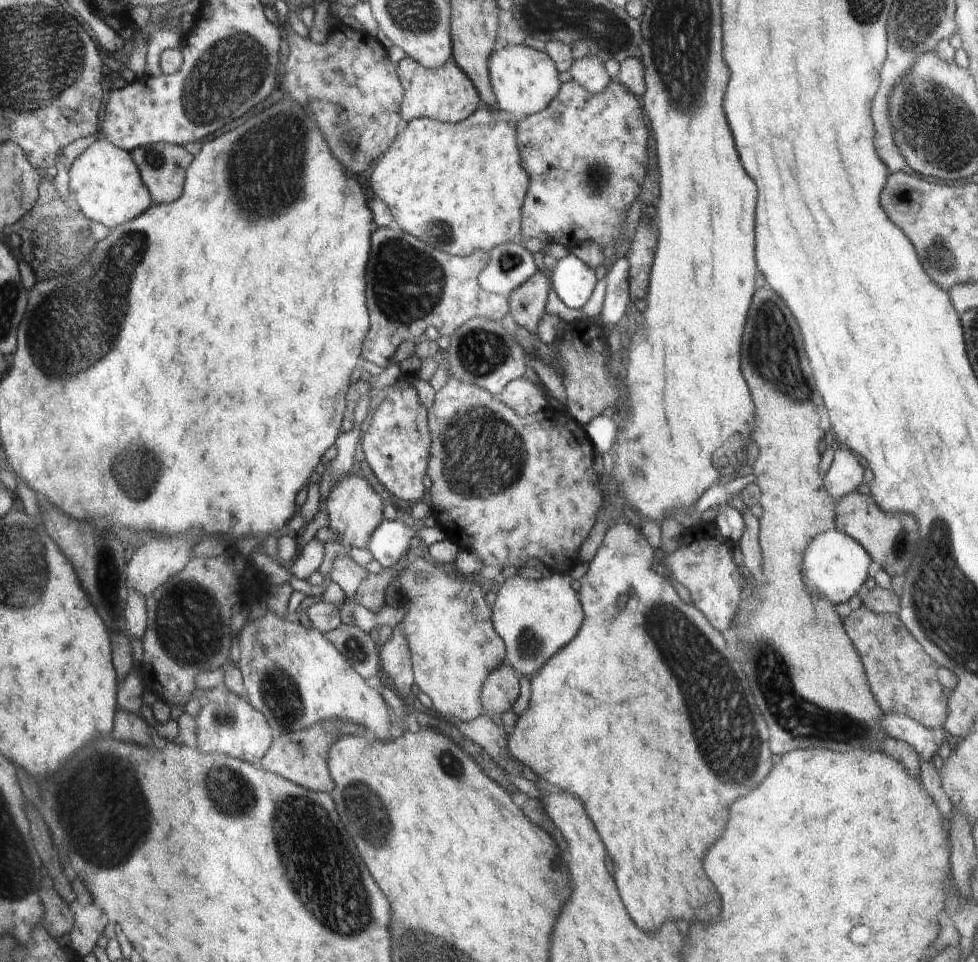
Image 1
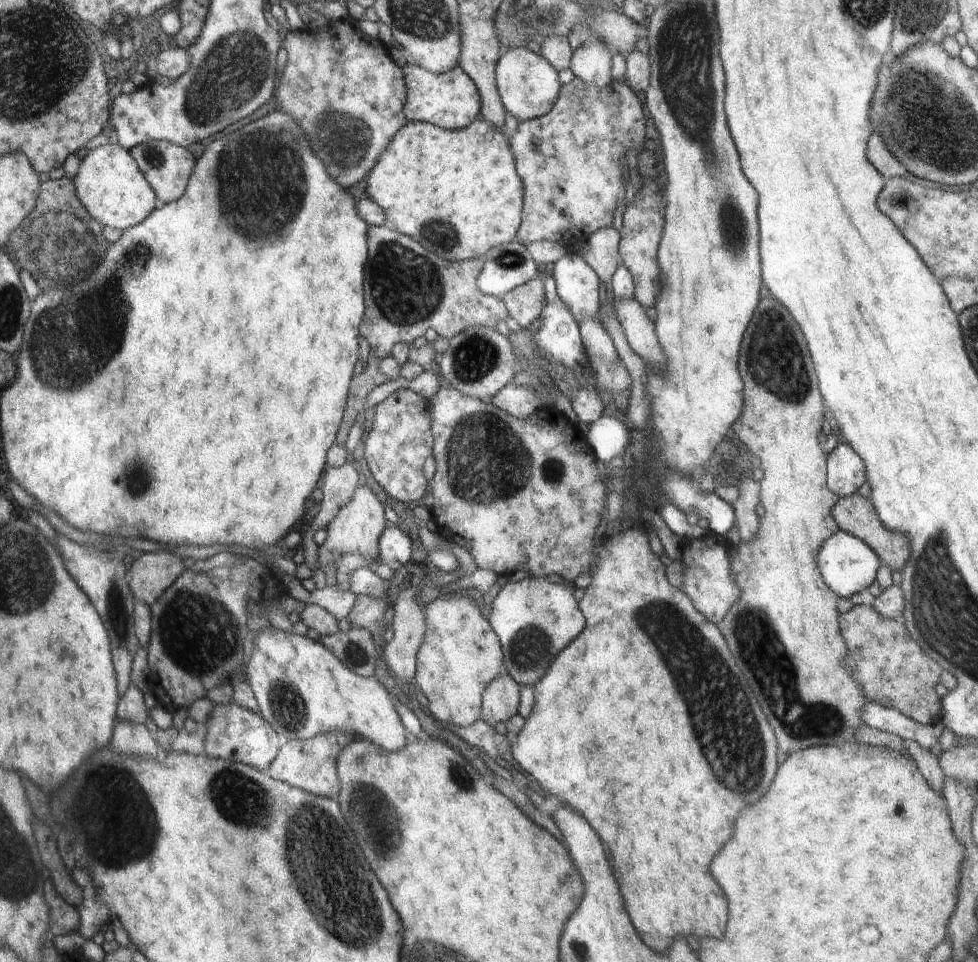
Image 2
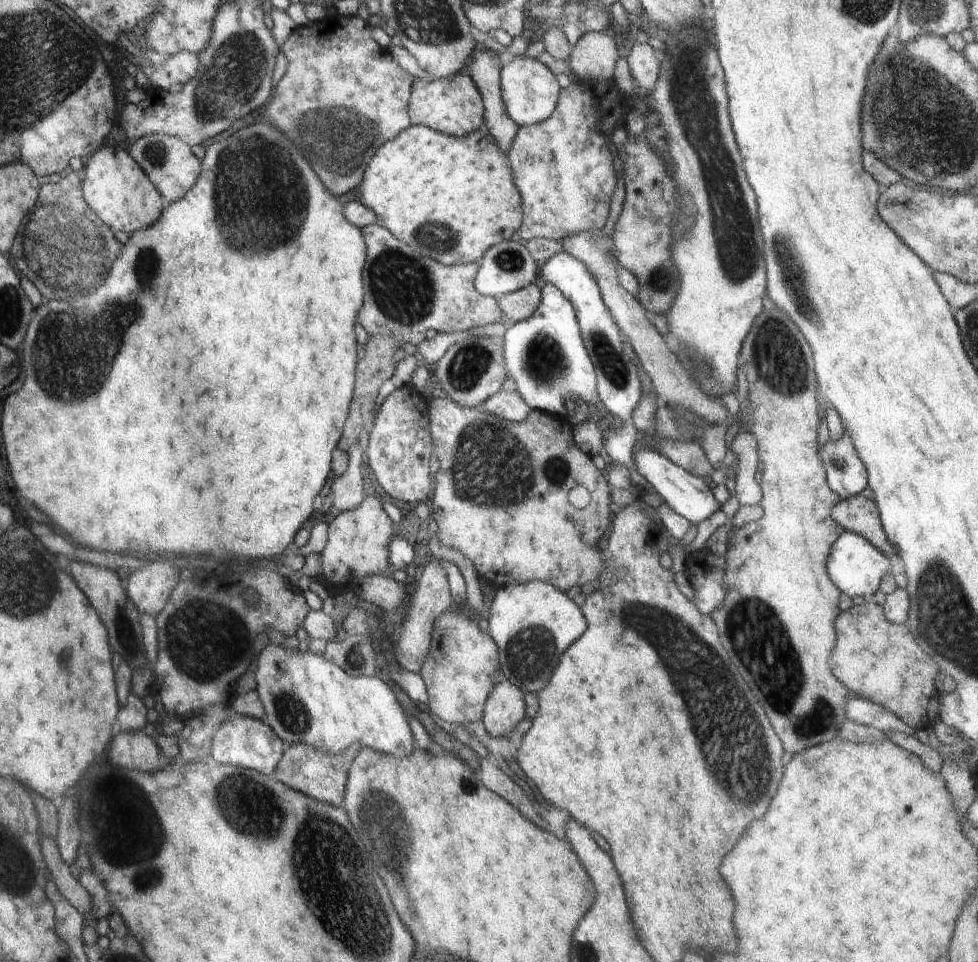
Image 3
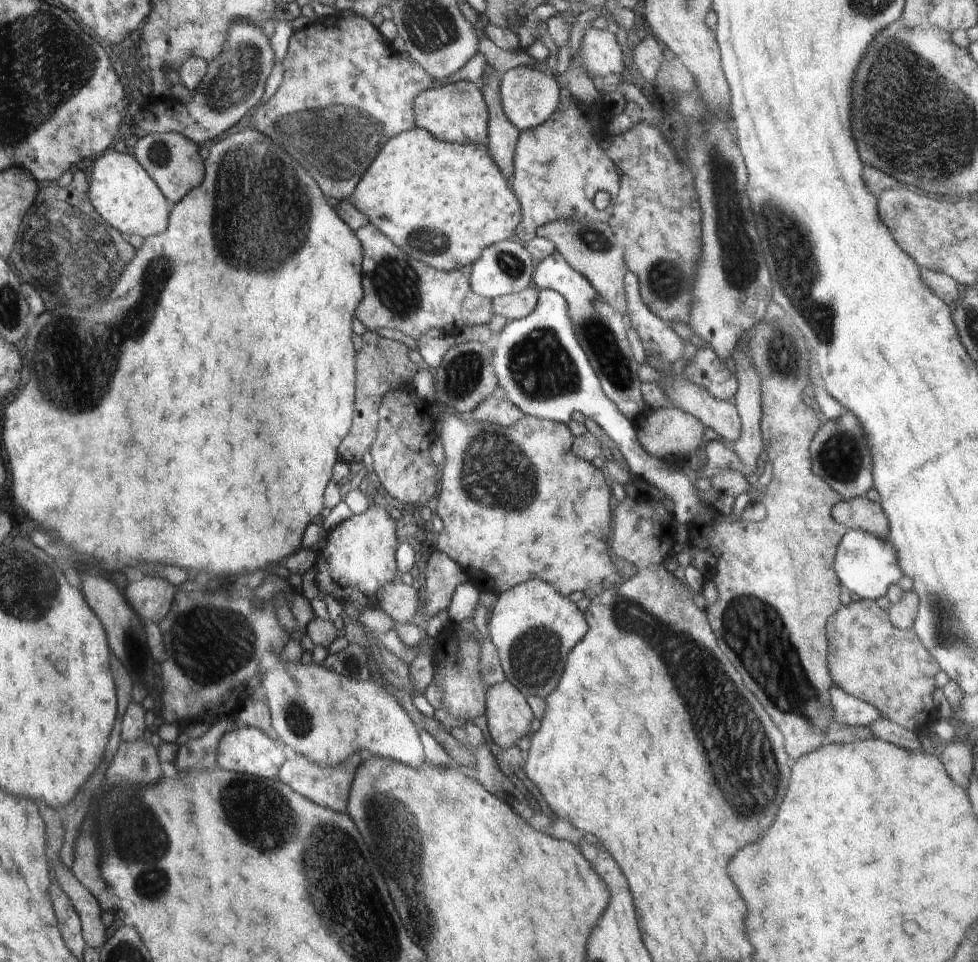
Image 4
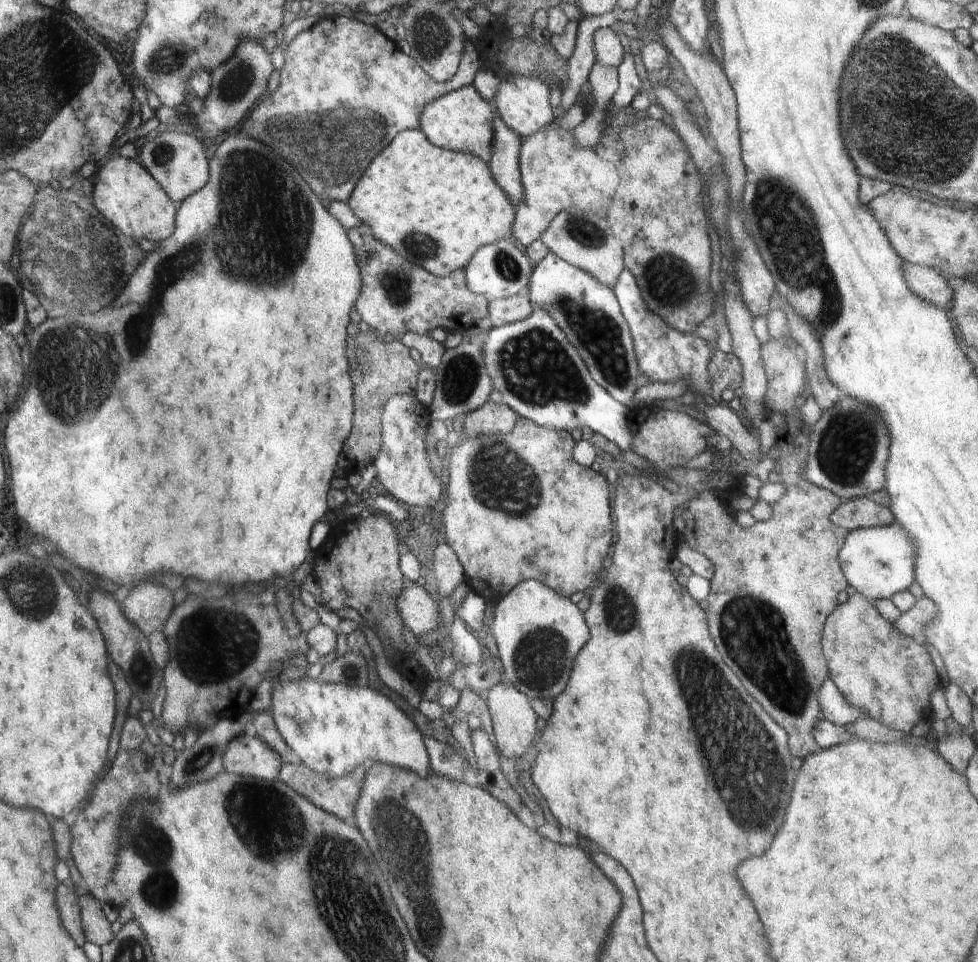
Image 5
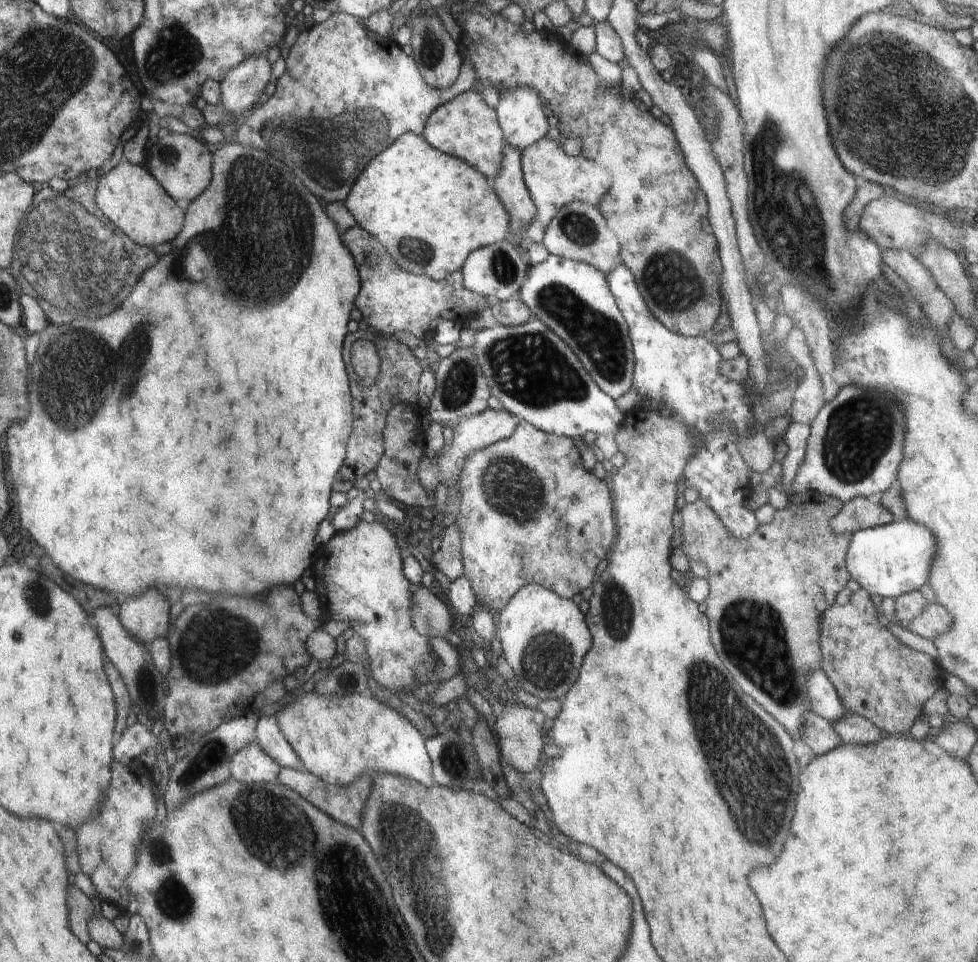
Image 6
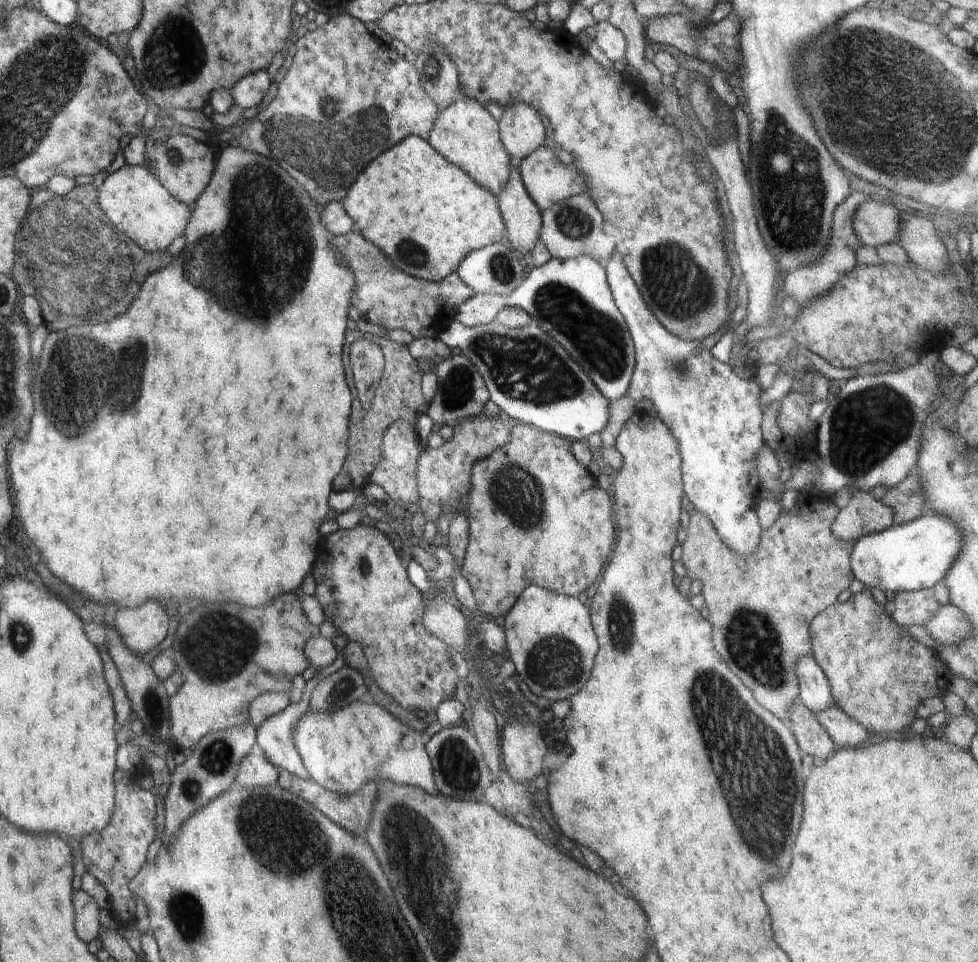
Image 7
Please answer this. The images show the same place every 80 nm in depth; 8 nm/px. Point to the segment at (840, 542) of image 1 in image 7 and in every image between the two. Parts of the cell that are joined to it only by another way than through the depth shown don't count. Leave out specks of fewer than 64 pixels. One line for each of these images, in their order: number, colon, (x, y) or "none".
2: (847, 566)
3: (857, 567)
4: (866, 564)
5: (878, 562)
6: (890, 560)
7: (918, 555)

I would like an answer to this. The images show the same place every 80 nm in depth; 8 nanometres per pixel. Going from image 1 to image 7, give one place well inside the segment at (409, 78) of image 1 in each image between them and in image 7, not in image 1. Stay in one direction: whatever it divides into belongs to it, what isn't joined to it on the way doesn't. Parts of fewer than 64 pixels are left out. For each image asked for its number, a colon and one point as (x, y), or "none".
2: (450, 99)
3: (453, 106)
4: (456, 112)
5: (462, 120)
6: (466, 127)
7: (465, 132)

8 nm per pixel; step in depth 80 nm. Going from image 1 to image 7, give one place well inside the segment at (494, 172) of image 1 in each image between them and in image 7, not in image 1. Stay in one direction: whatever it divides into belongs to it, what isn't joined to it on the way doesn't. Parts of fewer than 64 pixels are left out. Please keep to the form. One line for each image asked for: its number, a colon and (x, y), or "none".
2: (457, 192)
3: (452, 198)
4: (443, 203)
5: (437, 208)
6: (435, 210)
7: (413, 228)

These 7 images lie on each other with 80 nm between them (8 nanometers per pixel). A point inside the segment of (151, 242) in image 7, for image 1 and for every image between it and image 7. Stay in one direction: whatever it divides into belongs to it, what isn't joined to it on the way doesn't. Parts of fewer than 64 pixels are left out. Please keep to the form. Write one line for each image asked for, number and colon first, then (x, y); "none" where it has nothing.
1: (106, 183)
2: (110, 184)
3: (117, 189)
4: (124, 193)
5: (125, 192)
6: (129, 195)

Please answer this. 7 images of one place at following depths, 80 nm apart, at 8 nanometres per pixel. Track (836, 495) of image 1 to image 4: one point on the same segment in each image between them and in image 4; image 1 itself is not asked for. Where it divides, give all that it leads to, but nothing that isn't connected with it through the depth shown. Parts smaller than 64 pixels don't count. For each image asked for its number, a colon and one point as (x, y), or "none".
2: (846, 474)
3: (846, 474)
4: (840, 455)

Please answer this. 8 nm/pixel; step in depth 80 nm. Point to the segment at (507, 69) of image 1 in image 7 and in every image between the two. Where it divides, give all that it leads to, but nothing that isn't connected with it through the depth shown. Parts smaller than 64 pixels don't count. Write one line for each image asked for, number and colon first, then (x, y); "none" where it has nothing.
2: (528, 85)
3: (530, 91)
4: (529, 97)
5: (523, 103)
6: (520, 114)
7: (521, 131)

